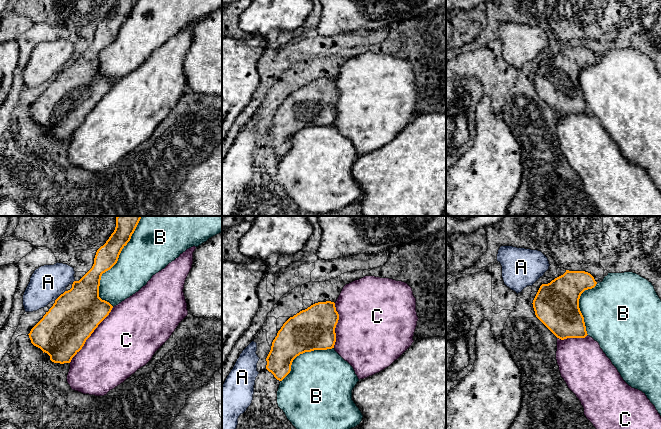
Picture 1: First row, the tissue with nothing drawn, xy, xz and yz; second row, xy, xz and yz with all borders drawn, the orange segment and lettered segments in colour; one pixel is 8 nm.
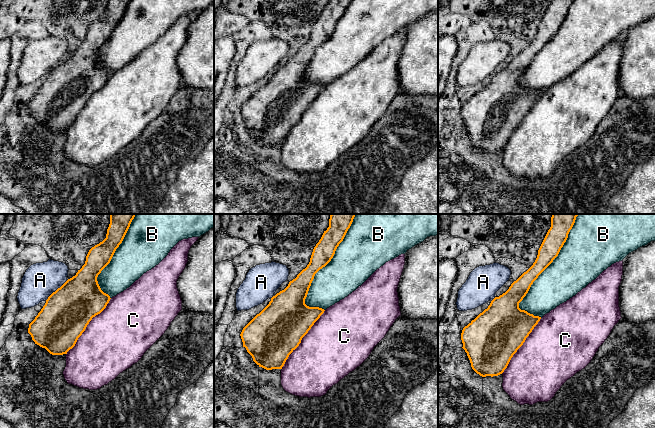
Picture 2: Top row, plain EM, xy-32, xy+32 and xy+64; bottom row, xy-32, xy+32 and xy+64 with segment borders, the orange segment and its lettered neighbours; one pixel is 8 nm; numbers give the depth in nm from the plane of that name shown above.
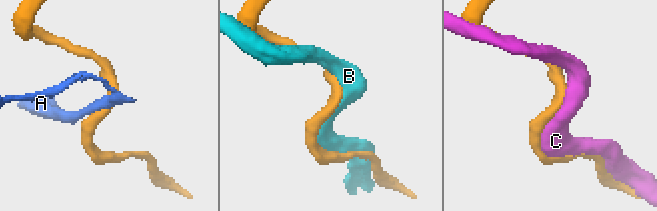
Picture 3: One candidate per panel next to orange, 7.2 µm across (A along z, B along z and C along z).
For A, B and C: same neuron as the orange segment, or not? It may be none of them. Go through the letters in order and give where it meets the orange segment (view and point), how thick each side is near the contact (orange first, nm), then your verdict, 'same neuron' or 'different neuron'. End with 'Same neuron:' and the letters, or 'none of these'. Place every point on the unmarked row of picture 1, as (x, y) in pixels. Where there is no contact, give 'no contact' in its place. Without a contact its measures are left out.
A: contact xy (60, 71); calibres 400 and 280 nm; different neuron
B: contact xy (110, 44); calibres 190 and 320 nm; different neuron
C: contact xy (90, 111); calibres 400 and 480 nm; different neuron
Same neuron: none of these

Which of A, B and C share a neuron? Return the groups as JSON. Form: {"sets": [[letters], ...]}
{"sets": [["A"], ["B"], ["C"]]}

